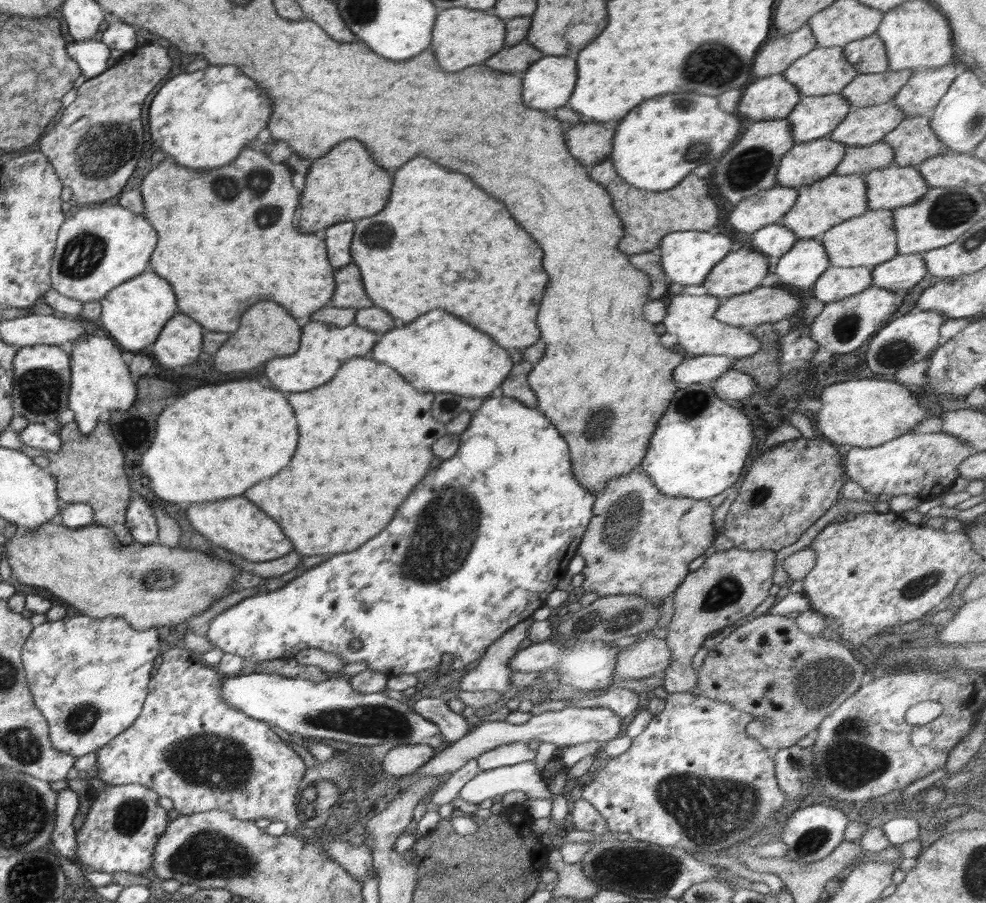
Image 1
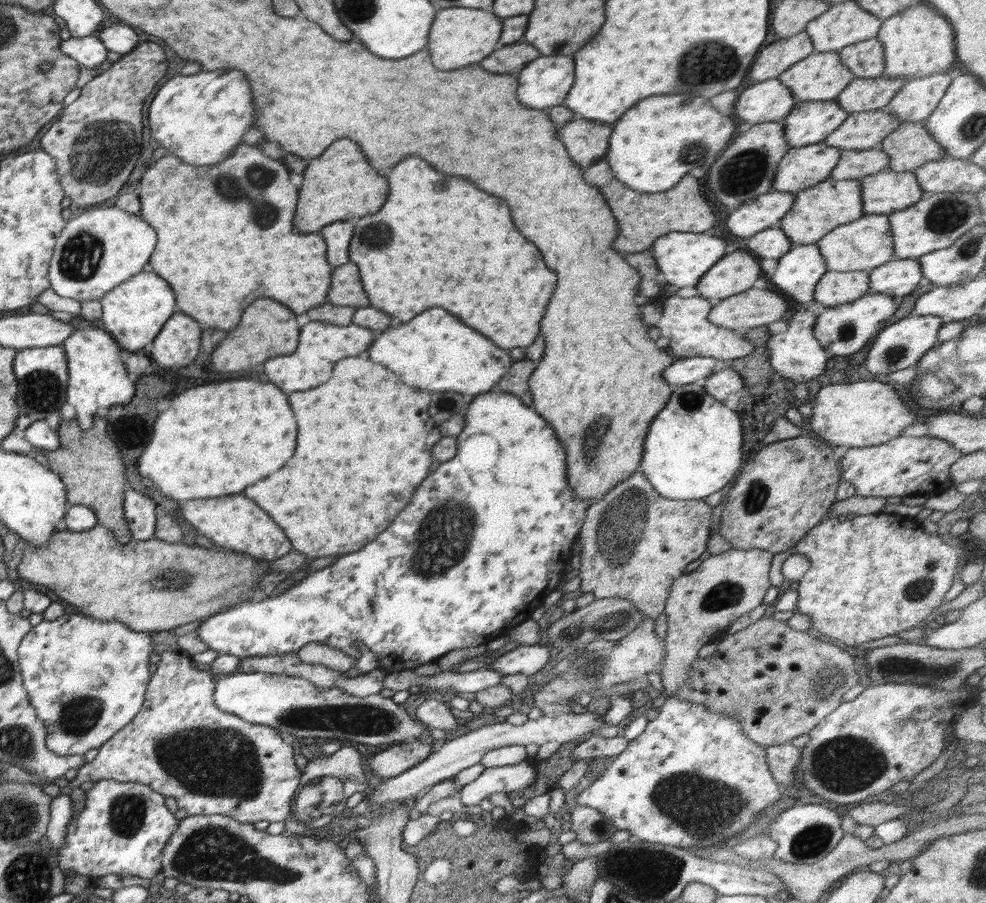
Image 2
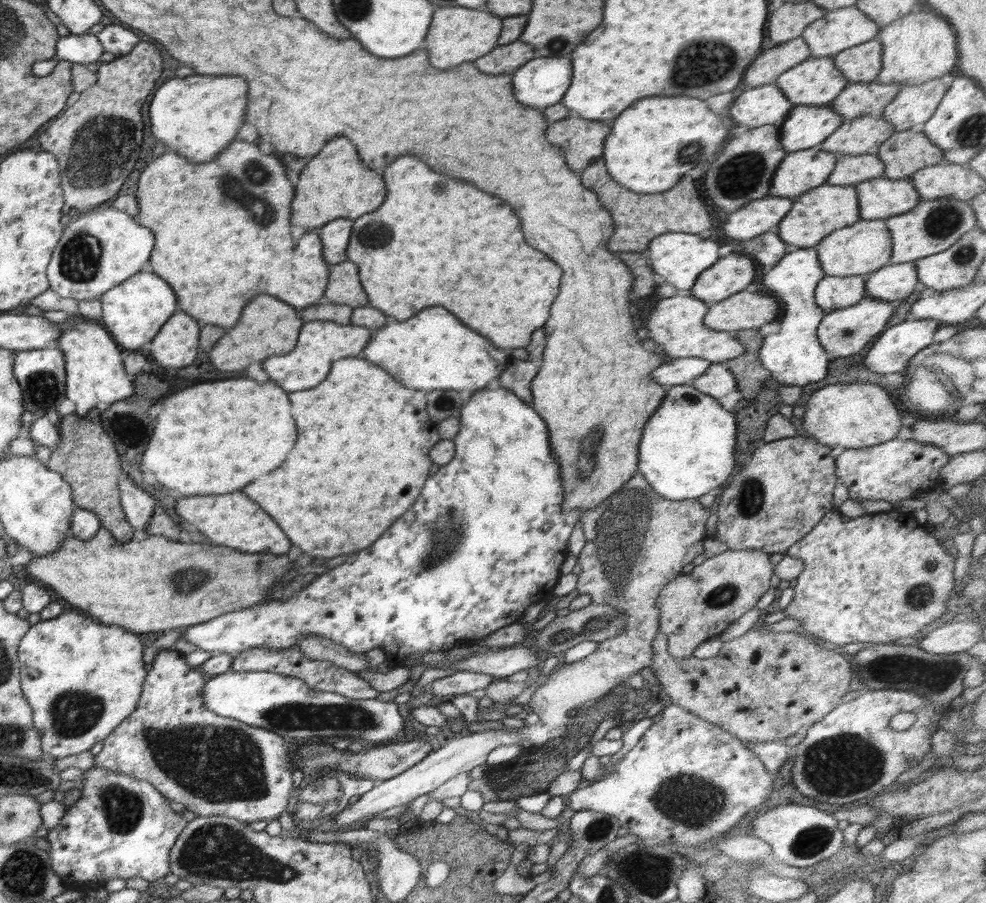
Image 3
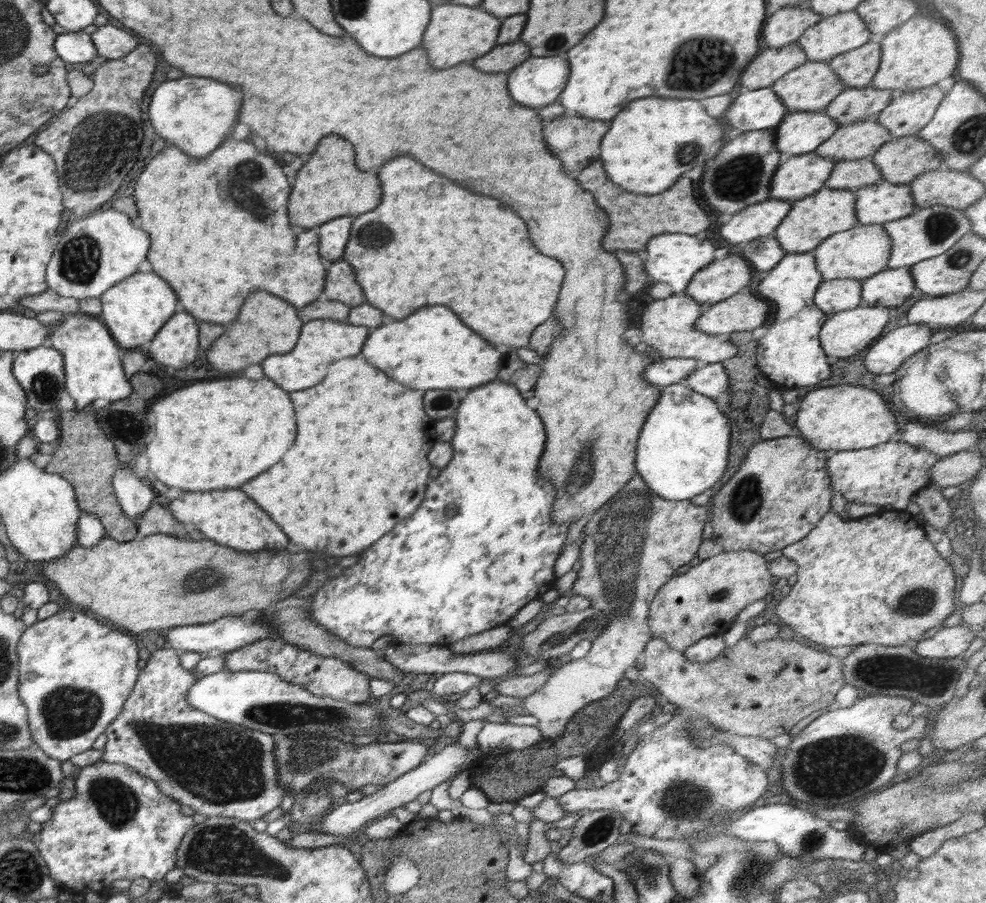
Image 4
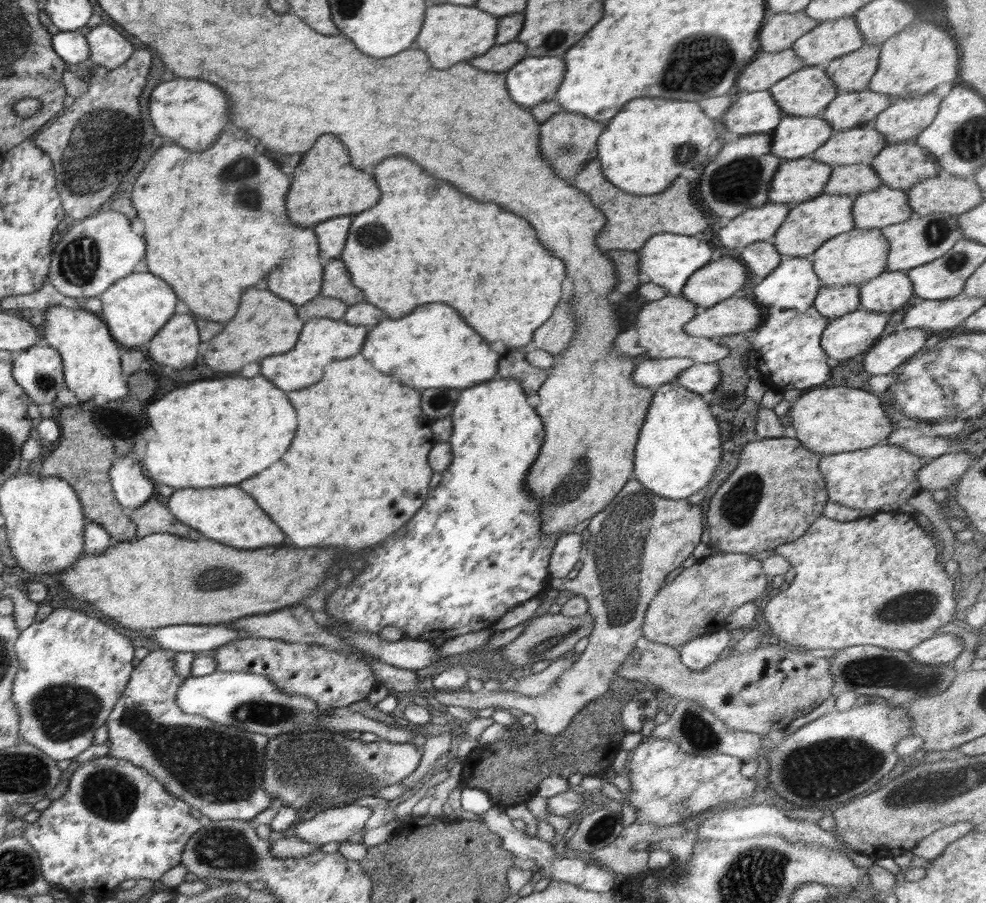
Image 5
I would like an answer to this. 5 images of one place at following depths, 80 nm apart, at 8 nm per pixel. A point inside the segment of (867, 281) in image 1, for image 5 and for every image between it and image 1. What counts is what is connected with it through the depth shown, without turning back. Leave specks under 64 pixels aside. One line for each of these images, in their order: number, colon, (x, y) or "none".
2: (834, 288)
3: (832, 292)
4: (832, 296)
5: (832, 302)

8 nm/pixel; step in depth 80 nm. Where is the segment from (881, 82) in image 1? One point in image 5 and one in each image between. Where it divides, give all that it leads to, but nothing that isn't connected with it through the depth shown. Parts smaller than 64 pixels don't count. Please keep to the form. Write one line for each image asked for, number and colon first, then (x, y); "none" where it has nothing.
2: (862, 94)
3: (857, 99)
4: (852, 105)
5: (847, 110)

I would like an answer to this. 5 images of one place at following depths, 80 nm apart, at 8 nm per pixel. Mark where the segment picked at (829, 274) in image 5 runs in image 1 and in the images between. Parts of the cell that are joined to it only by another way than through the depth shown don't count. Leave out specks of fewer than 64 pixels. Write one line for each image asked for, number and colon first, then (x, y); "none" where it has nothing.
1: (868, 240)
2: (865, 244)
3: (861, 248)
4: (860, 252)

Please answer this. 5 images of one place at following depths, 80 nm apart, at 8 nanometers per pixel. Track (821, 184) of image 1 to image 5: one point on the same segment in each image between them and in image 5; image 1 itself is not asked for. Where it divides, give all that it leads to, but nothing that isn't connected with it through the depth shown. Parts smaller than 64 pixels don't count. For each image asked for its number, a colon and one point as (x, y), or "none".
2: (817, 210)
3: (815, 214)
4: (812, 219)
5: (809, 224)

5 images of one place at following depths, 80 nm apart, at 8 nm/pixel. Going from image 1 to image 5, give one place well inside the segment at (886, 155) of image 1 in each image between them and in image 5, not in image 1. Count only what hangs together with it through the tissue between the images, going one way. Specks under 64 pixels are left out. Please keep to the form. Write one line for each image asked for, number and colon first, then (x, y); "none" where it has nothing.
2: (853, 164)
3: (849, 169)
4: (848, 174)
5: (851, 180)

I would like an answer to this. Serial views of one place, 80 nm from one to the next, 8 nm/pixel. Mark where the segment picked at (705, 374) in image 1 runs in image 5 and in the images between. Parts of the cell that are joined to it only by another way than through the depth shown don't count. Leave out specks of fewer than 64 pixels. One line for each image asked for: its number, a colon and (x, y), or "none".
2: (685, 371)
3: (675, 372)
4: (664, 372)
5: (652, 373)

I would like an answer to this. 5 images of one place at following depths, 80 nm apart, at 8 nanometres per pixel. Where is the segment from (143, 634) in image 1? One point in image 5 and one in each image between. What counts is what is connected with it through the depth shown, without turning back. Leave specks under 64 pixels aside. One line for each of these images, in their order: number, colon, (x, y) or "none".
2: (88, 678)
3: (83, 679)
4: (74, 678)
5: (72, 669)

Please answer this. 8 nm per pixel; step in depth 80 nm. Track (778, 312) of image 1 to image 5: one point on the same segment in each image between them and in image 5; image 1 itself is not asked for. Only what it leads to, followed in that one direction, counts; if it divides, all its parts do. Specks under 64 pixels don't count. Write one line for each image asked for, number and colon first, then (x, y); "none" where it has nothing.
2: (755, 307)
3: (744, 310)
4: (741, 312)
5: (735, 315)

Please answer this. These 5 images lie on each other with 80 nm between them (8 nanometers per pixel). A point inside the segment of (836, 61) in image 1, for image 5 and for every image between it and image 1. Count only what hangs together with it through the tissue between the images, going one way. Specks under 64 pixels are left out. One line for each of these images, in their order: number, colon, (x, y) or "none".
2: (820, 76)
3: (817, 81)
4: (812, 86)
5: (807, 92)

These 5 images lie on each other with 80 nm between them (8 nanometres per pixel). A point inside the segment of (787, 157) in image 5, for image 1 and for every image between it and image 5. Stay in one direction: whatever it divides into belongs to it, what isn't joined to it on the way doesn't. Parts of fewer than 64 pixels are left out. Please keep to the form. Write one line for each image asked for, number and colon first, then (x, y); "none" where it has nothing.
1: (813, 117)
2: (811, 121)
3: (806, 126)
4: (798, 132)

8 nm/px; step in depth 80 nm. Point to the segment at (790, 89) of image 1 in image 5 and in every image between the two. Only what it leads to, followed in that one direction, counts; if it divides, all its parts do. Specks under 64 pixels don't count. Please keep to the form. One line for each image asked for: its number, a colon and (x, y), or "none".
2: (768, 101)
3: (767, 104)
4: (758, 109)
5: (756, 112)

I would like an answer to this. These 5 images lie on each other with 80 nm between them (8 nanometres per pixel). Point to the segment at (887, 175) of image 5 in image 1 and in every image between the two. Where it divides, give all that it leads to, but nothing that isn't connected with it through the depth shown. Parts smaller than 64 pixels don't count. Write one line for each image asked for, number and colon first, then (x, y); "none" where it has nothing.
1: (913, 141)
2: (910, 145)
3: (904, 153)
4: (901, 160)

